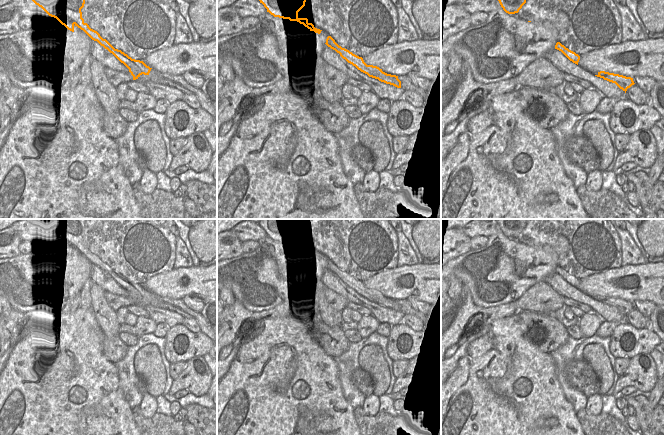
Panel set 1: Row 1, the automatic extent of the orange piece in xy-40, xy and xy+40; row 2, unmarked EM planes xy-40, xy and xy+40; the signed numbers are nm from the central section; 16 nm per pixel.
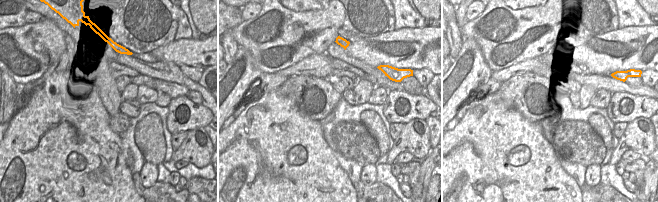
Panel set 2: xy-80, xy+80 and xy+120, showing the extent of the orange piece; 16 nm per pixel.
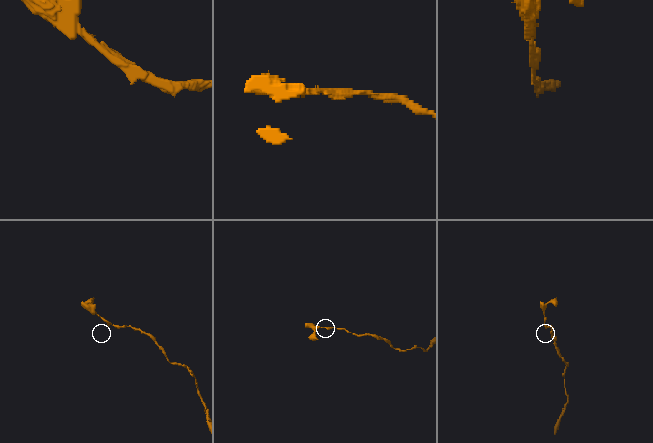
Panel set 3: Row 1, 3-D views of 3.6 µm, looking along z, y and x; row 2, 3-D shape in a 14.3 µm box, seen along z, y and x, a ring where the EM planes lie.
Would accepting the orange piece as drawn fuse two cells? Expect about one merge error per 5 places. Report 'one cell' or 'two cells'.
one cell

